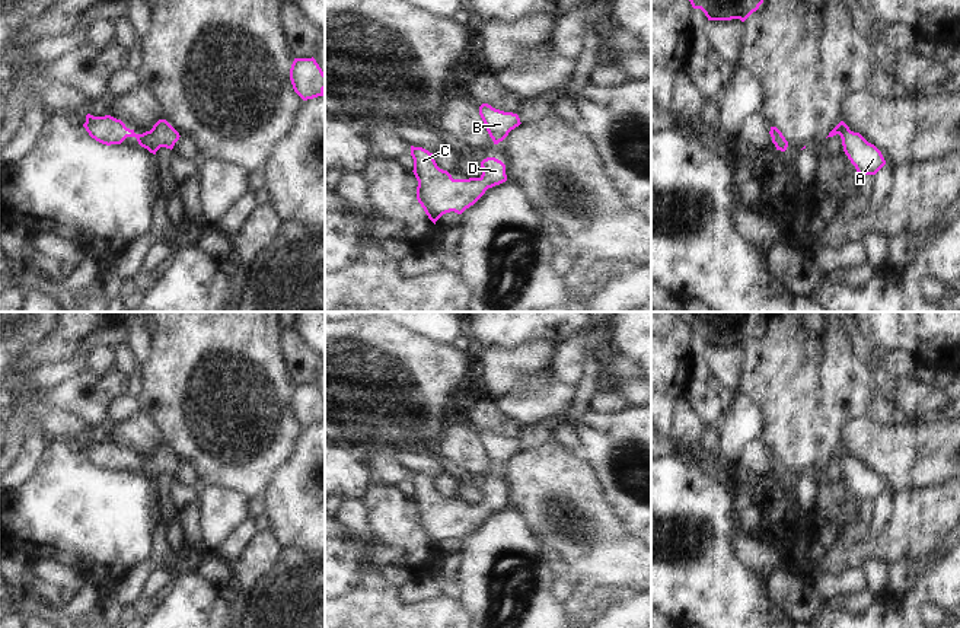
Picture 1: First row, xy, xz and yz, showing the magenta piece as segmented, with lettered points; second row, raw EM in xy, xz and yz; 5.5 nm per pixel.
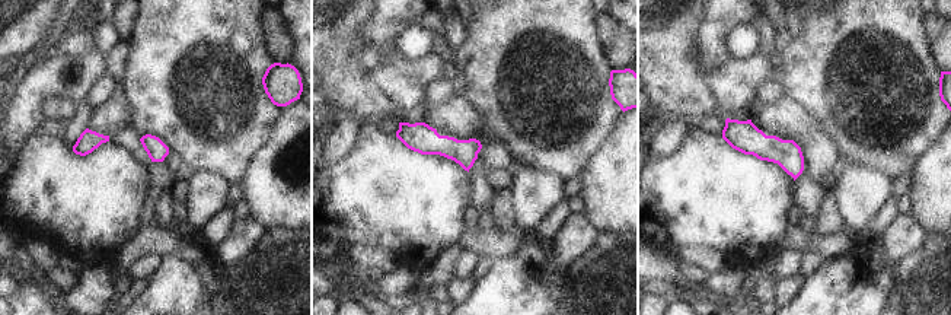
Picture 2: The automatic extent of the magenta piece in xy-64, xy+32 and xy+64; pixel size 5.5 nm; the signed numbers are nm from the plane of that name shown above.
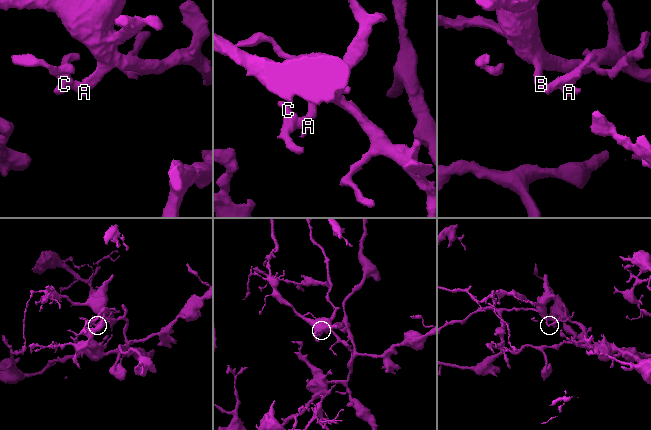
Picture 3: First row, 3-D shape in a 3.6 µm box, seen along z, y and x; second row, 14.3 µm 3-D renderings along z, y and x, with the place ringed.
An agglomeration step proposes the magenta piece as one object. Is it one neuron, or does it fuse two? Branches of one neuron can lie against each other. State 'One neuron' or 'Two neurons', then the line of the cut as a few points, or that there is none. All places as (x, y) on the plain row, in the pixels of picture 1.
One neuron. No split

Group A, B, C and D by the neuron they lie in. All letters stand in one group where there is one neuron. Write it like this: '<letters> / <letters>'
A B C D

